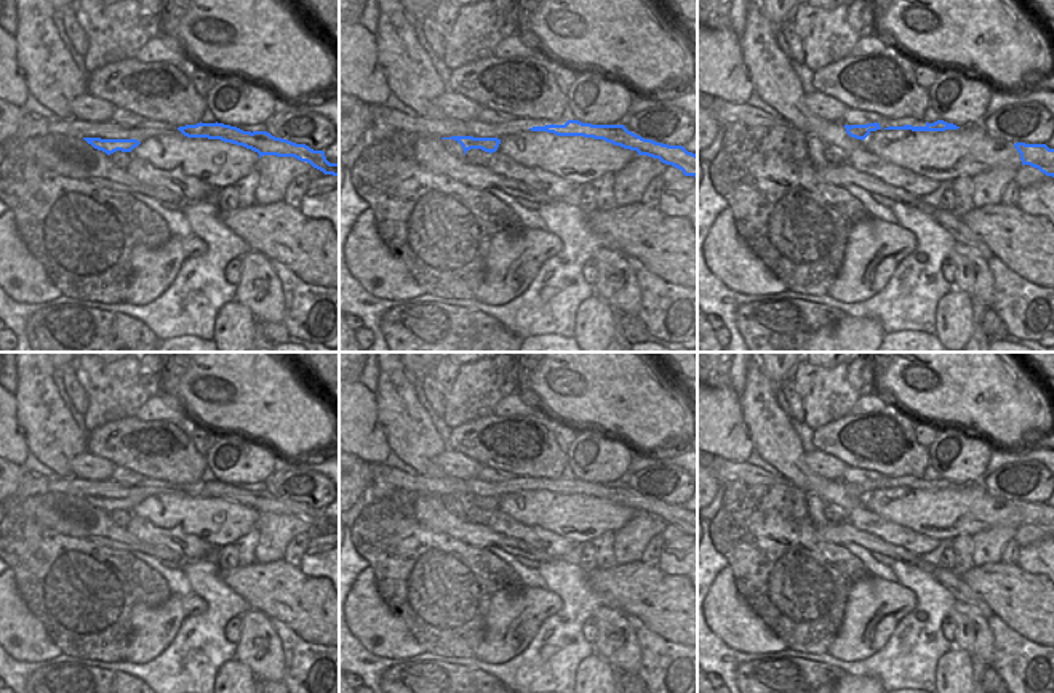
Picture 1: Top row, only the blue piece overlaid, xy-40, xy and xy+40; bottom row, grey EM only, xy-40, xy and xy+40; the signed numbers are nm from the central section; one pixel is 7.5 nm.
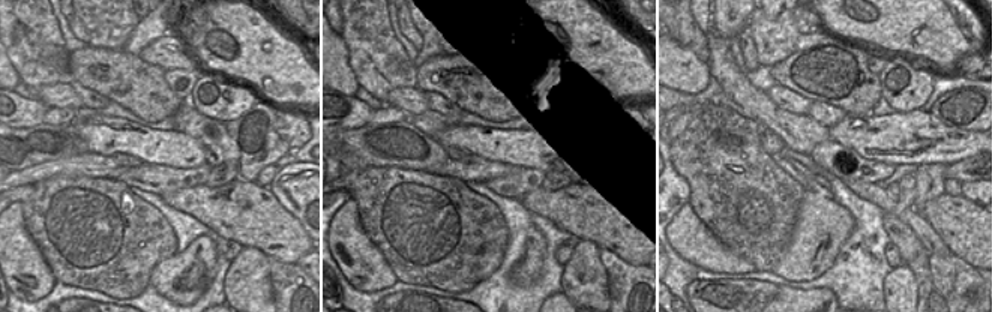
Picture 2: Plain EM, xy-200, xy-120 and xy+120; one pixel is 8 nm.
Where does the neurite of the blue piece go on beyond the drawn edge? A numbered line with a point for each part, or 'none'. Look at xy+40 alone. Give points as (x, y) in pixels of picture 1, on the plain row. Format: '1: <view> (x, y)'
1: xy+40 (906, 479)

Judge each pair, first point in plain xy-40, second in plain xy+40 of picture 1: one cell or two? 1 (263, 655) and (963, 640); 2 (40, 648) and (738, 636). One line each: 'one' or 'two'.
1: one
2: one

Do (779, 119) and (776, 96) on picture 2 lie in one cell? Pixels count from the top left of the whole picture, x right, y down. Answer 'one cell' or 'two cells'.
two cells

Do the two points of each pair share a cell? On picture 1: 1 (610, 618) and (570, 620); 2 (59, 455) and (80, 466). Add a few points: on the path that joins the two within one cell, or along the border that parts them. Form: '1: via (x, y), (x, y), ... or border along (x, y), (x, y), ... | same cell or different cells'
1: border along (602, 604), (590, 616) | different cells
2: border along (85, 450), (71, 461), (72, 476) | different cells

